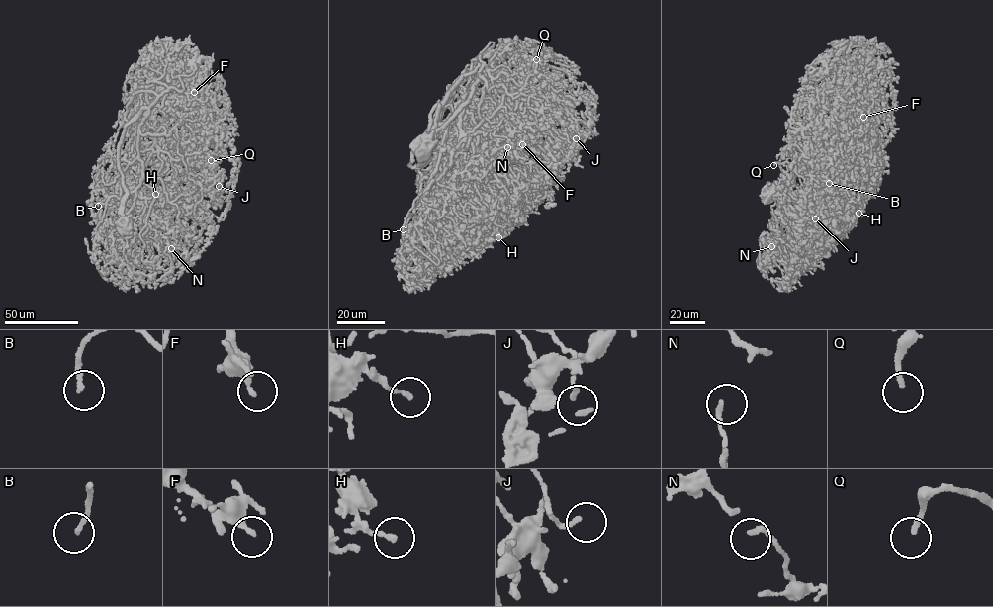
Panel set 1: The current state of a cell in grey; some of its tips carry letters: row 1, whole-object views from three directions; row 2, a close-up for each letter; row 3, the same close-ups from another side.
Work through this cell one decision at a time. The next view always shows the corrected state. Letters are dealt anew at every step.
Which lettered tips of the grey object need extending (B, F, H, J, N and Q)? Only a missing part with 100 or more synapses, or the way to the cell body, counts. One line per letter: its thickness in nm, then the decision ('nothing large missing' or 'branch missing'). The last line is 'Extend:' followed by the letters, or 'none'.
B: 180 nm thick; branch missing
F: 240 nm thick; nothing large missing
H: 150 nm thick; nothing large missing
J: 160 nm thick; nothing large missing
N: 160 nm thick; nothing large missing
Q: 190 nm thick; branch missing
Extend: B, Q

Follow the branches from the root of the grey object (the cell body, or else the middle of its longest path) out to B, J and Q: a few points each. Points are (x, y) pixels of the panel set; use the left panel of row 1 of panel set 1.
B: (122, 225), (126, 193), (118, 148), (124, 127), (146, 108), (137, 144), (140, 185), (98, 206)
J: (122, 225), (118, 148), (144, 108), (140, 132), (175, 128), (187, 172), (217, 175), (219, 186)
Q: (122, 225), (118, 148), (141, 109), (140, 132), (163, 127), (155, 144), (172, 158), (211, 160)

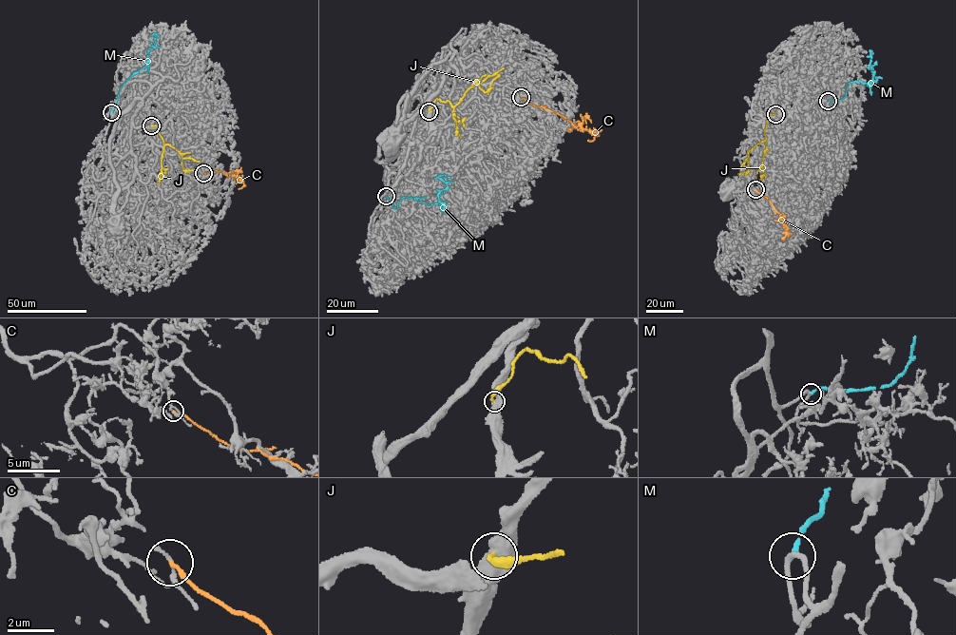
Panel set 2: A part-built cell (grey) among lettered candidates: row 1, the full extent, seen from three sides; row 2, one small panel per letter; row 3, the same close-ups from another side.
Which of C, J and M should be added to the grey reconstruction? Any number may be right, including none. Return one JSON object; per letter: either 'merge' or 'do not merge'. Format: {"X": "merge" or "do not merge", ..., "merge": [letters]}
{"C": "do not merge", "J": "do not merge", "M": "do not merge", "merge": []}

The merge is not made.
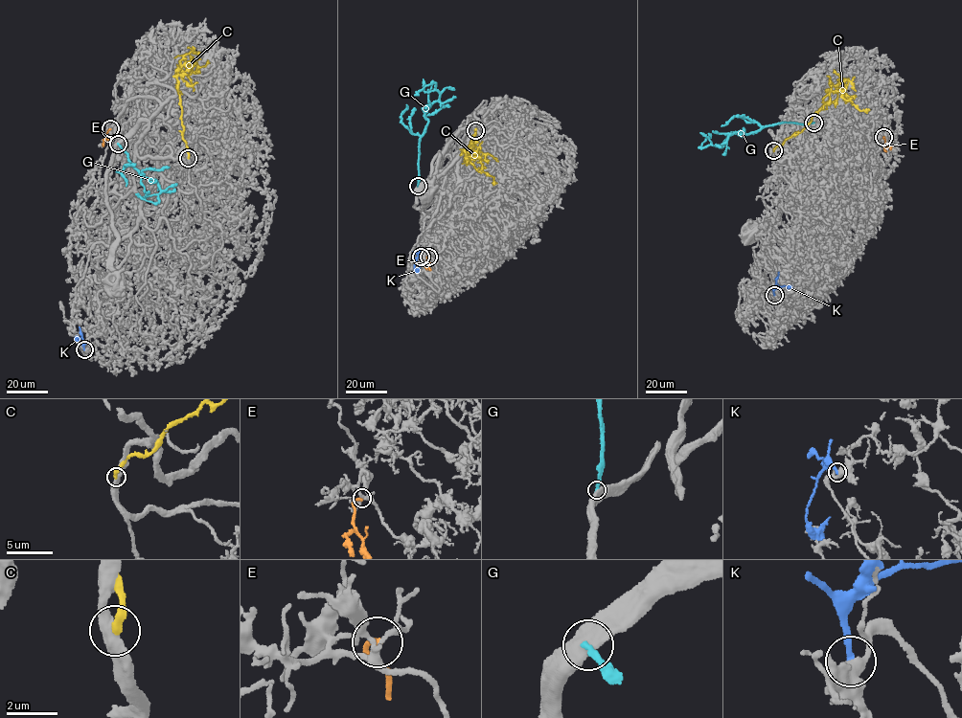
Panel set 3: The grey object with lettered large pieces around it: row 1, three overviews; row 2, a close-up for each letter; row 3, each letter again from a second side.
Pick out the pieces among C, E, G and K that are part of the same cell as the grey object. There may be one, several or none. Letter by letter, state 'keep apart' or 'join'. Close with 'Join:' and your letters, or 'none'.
C: keep apart
E: keep apart
G: keep apart
K: keep apart
Join: none

